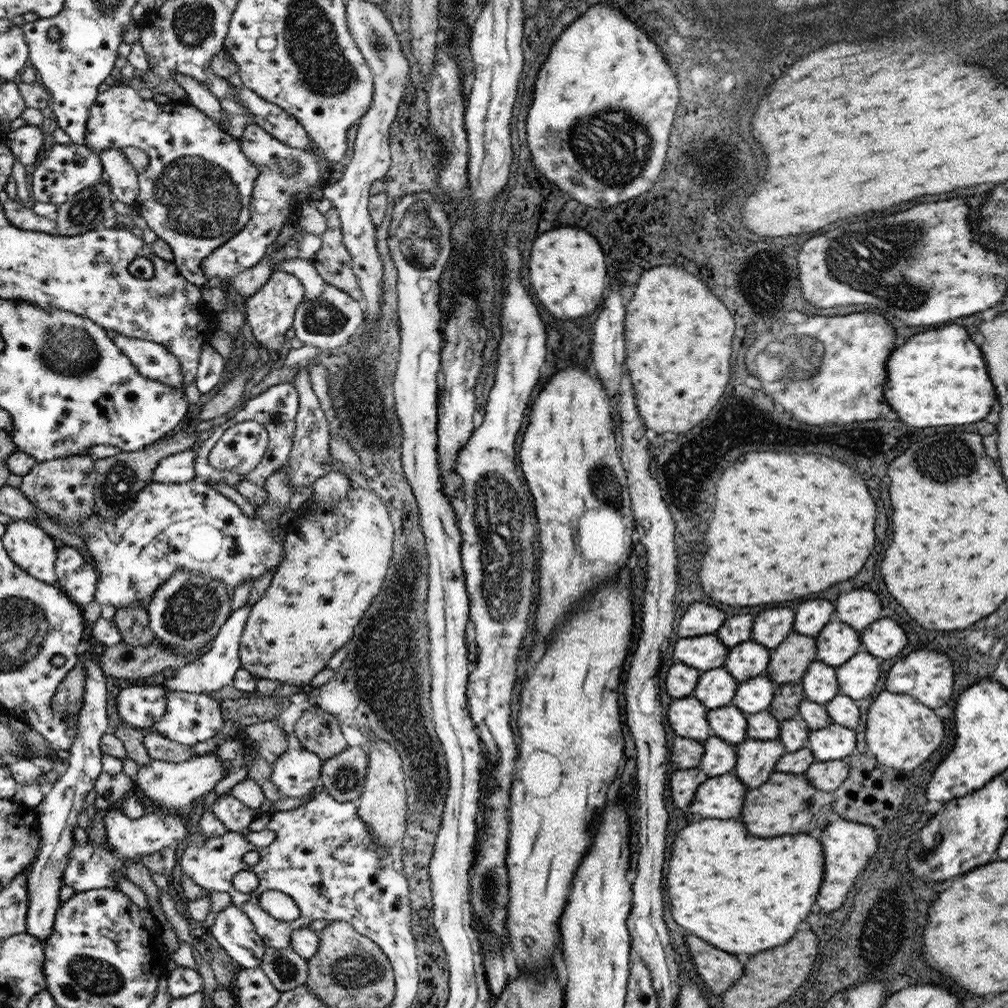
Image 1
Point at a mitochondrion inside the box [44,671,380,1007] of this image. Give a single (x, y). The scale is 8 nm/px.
(86, 973)

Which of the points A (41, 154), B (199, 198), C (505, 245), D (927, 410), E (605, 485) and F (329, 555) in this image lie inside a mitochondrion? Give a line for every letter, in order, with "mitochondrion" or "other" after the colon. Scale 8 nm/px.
A: other
B: mitochondrion
C: other
D: other
E: mitochondrion
F: other

